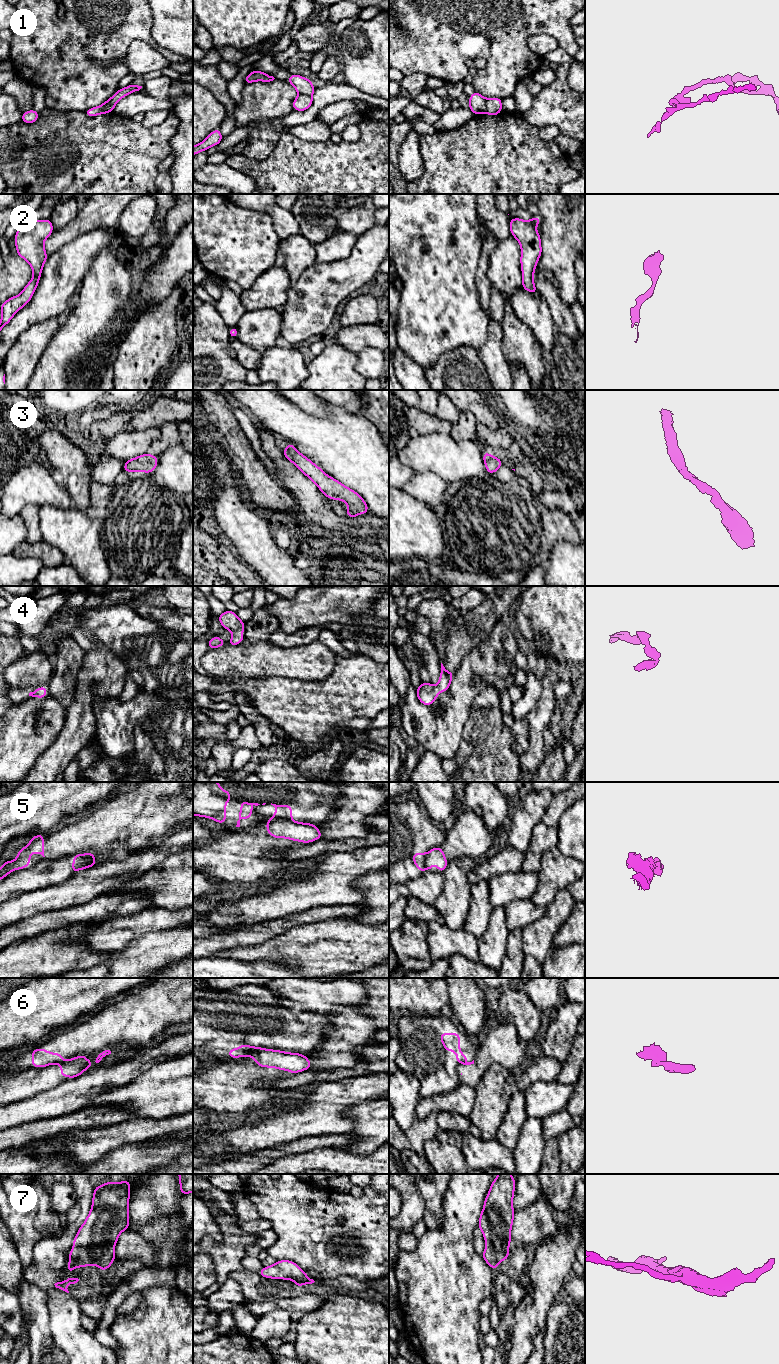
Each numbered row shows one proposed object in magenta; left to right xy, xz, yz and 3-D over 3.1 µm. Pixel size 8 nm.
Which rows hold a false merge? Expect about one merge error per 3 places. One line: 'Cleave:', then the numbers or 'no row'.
Cleave: 1, 5, 6

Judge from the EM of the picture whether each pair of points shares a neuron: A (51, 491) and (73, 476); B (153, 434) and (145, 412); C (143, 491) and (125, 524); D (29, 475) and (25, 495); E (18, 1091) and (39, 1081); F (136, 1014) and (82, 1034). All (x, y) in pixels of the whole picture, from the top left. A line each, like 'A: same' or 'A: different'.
A: different
B: different
C: same
D: same
E: same
F: same

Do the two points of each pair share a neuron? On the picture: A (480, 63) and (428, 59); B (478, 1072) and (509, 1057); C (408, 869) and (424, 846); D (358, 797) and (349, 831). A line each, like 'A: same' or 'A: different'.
A: different
B: same
C: same
D: same

